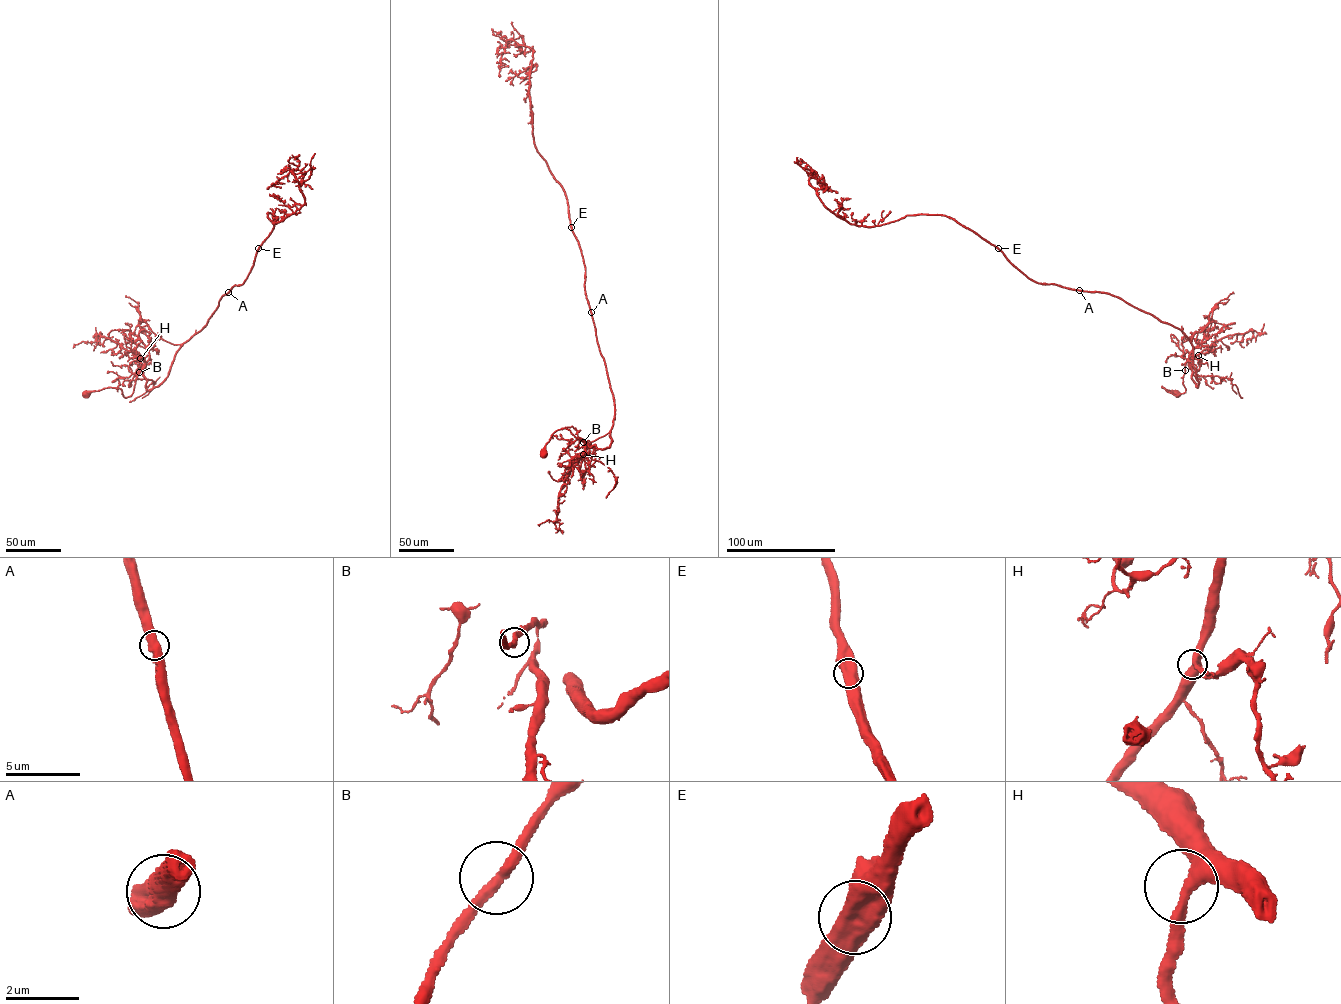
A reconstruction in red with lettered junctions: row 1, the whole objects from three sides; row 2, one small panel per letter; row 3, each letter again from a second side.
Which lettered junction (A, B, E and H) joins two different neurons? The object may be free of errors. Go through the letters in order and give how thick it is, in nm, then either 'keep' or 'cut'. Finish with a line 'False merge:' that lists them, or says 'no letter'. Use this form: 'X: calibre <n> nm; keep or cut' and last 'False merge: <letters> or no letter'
A: calibre 550 nm; keep
B: calibre 320 nm; keep
E: calibre 650 nm; keep
H: calibre 440 nm; keep
False merge: no letter

